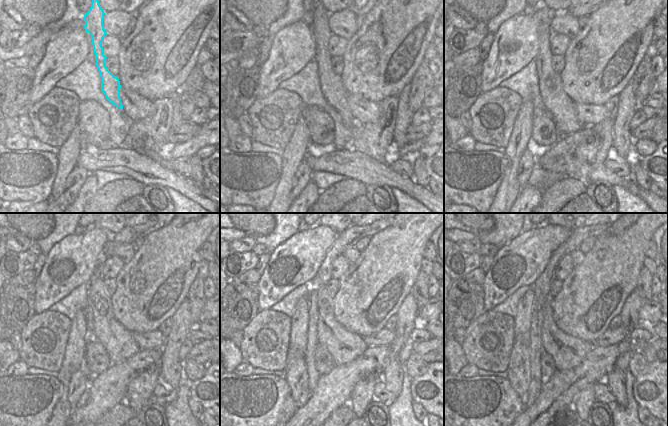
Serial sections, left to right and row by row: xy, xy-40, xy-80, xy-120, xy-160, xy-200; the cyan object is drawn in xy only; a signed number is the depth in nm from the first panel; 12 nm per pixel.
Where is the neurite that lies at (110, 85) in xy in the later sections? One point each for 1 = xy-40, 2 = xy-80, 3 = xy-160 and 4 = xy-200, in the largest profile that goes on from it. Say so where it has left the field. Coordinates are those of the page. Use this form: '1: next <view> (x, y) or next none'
1: next xy-40 (331, 85)
2: next xy-80 (557, 103)
3: next xy-160 (344, 346)
4: next xy-200 (568, 352)

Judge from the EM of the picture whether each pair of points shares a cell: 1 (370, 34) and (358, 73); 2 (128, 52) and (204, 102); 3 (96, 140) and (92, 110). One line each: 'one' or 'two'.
1: one
2: two
3: one

